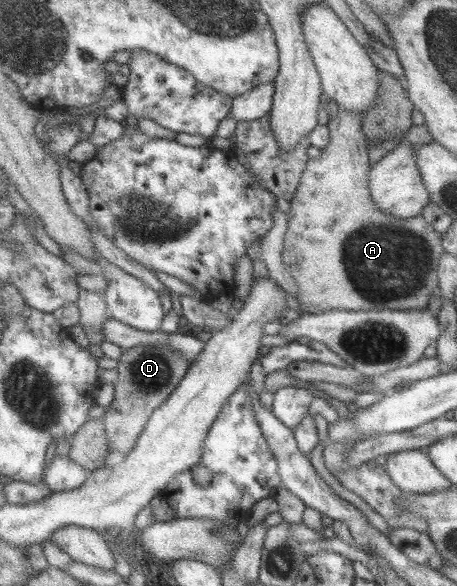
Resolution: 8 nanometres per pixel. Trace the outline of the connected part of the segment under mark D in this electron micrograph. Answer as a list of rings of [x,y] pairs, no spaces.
[[[140,344],[136,348],[123,351],[122,358],[117,364],[116,396],[104,415],[110,440],[110,454],[115,452],[126,457],[126,454],[136,448],[138,438],[149,424],[152,414],[169,400],[188,374],[190,366],[191,363],[182,354],[172,350],[168,344],[160,346]]]

